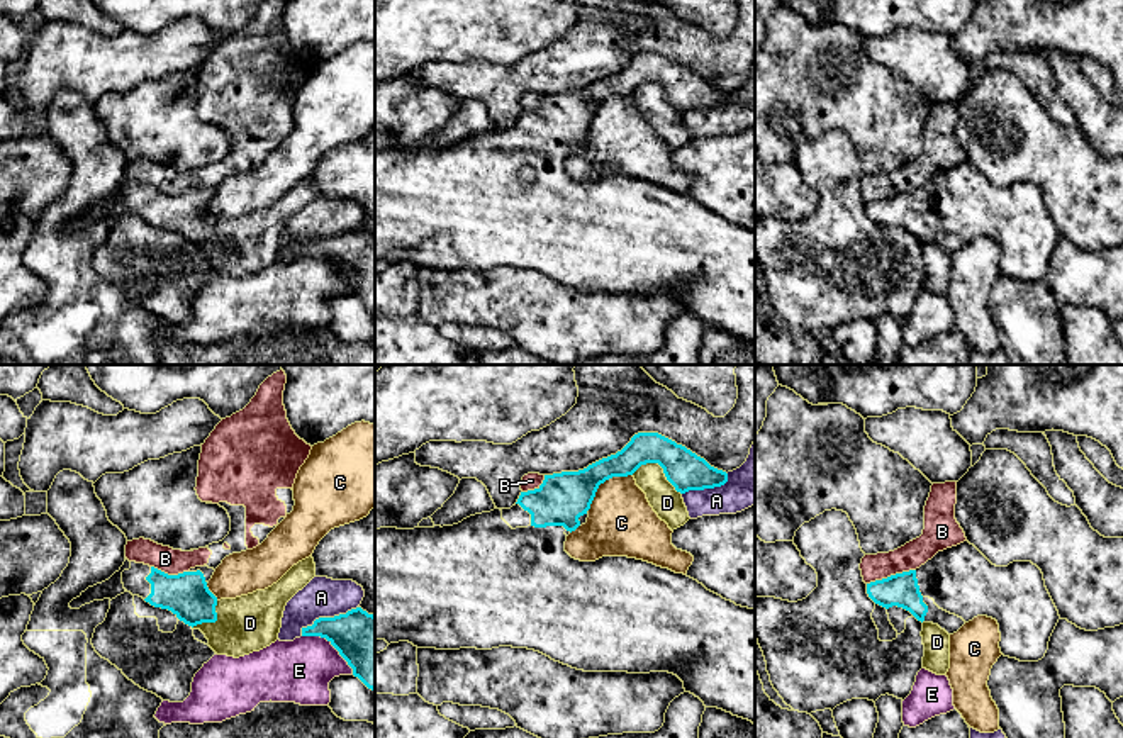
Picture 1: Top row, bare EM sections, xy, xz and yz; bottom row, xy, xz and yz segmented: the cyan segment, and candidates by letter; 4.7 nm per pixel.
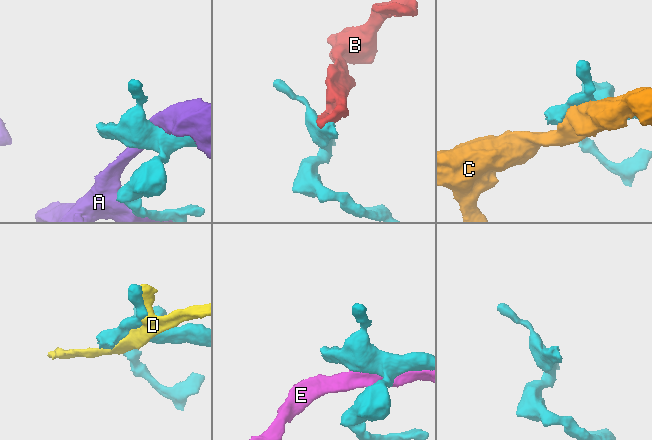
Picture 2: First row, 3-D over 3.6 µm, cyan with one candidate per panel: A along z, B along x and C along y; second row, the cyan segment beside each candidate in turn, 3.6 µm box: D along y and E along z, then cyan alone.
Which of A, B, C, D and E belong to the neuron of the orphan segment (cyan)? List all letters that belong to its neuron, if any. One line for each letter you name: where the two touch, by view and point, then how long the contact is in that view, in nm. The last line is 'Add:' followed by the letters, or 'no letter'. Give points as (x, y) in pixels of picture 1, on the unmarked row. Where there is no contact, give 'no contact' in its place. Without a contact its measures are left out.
Add: no letter

